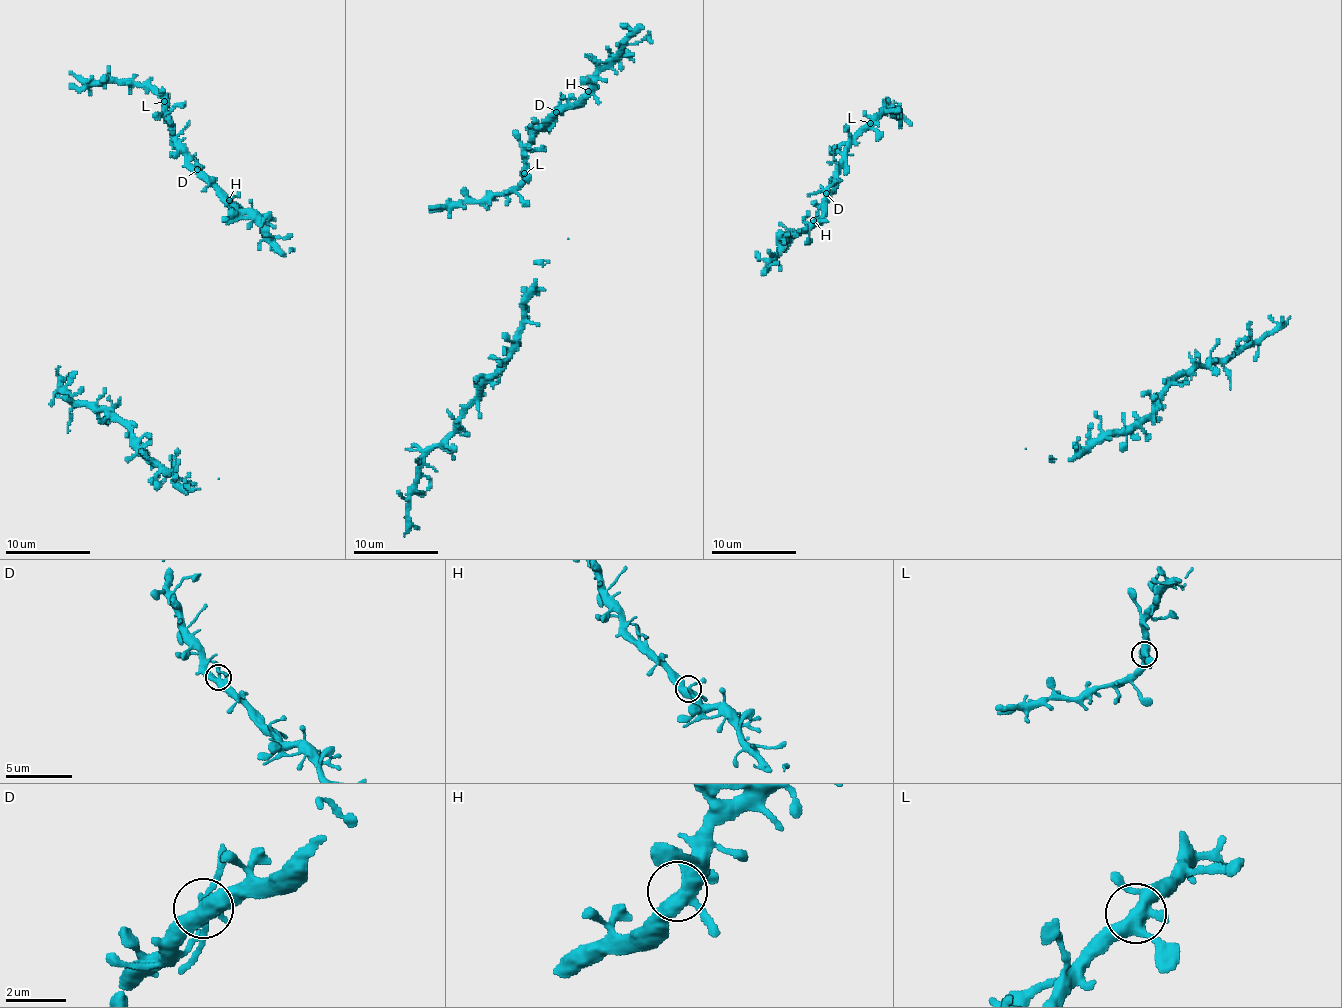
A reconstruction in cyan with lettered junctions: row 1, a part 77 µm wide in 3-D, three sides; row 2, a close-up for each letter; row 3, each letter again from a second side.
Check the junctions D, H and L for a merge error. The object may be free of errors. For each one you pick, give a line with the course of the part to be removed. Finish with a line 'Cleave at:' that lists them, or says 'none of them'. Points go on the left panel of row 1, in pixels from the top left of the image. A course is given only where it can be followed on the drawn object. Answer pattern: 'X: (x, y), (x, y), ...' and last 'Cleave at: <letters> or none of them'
Cleave at: D

